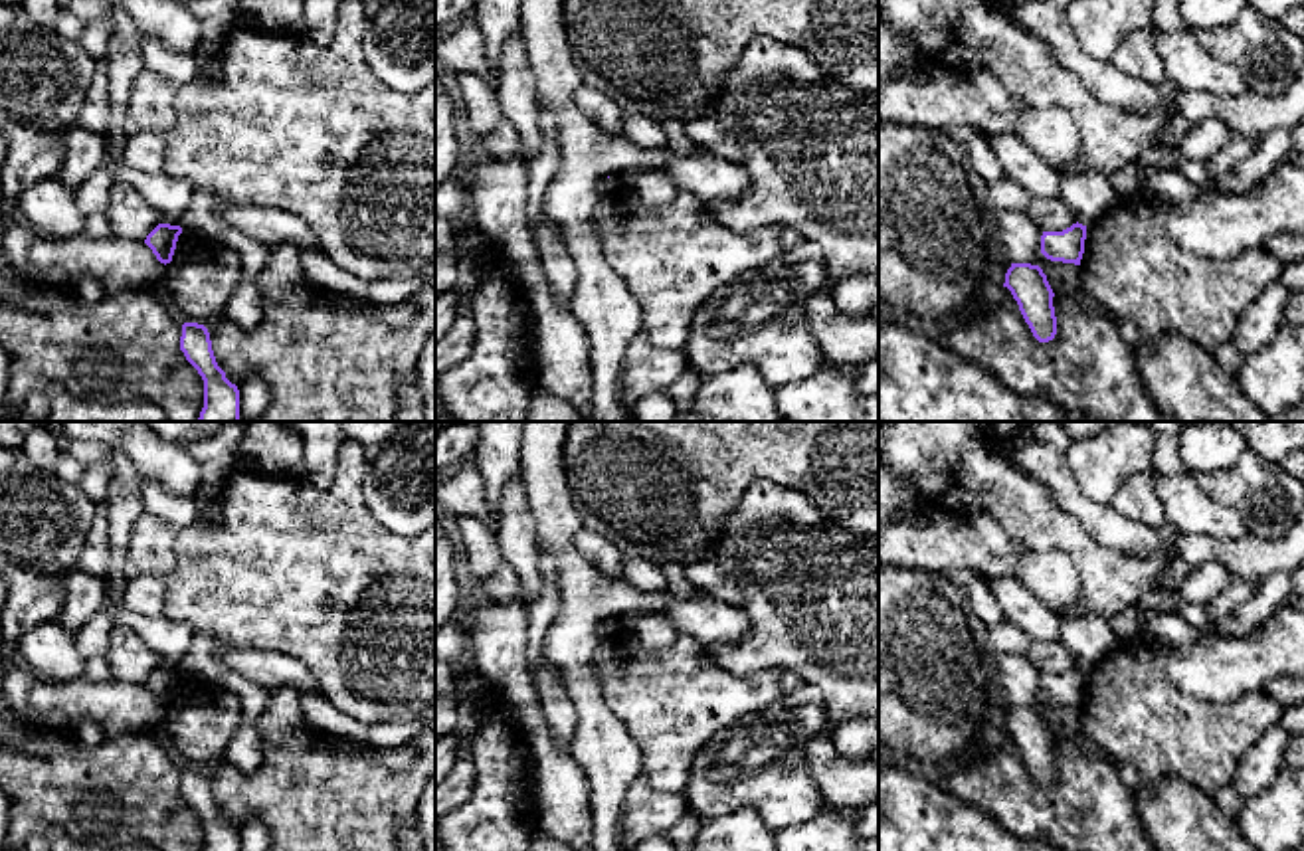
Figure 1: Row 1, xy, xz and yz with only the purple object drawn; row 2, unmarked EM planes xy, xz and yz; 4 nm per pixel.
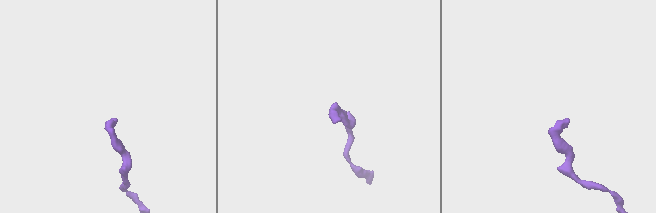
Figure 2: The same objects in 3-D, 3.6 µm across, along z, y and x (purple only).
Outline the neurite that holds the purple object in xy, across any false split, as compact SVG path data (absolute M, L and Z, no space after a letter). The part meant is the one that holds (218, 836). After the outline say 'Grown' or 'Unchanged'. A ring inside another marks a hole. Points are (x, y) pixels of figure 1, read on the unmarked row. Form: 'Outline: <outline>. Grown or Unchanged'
Outline: M182 768L180 794L204 823L204 851L239 851L239 833L218 809L210 776L204 768Z. Unchanged

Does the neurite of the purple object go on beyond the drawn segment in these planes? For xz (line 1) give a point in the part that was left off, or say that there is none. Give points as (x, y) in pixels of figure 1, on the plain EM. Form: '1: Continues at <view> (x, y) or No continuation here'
1: No continuation here

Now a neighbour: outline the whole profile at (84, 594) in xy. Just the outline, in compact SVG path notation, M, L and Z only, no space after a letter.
M75 566L63 584L63 606L57 621L71 633L85 625L105 604L103 582Z

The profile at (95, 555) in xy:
M105 501L97 503L95 507L93 522L85 536L85 544L81 548L77 566L87 574L97 576L103 582L105 592L109 592L111 542L109 542L109 517Z

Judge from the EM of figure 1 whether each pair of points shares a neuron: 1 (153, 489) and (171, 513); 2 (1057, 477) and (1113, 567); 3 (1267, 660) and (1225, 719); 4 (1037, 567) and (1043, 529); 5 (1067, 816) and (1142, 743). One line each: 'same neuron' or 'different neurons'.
1: same neuron
2: different neurons
3: different neurons
4: different neurons
5: different neurons

